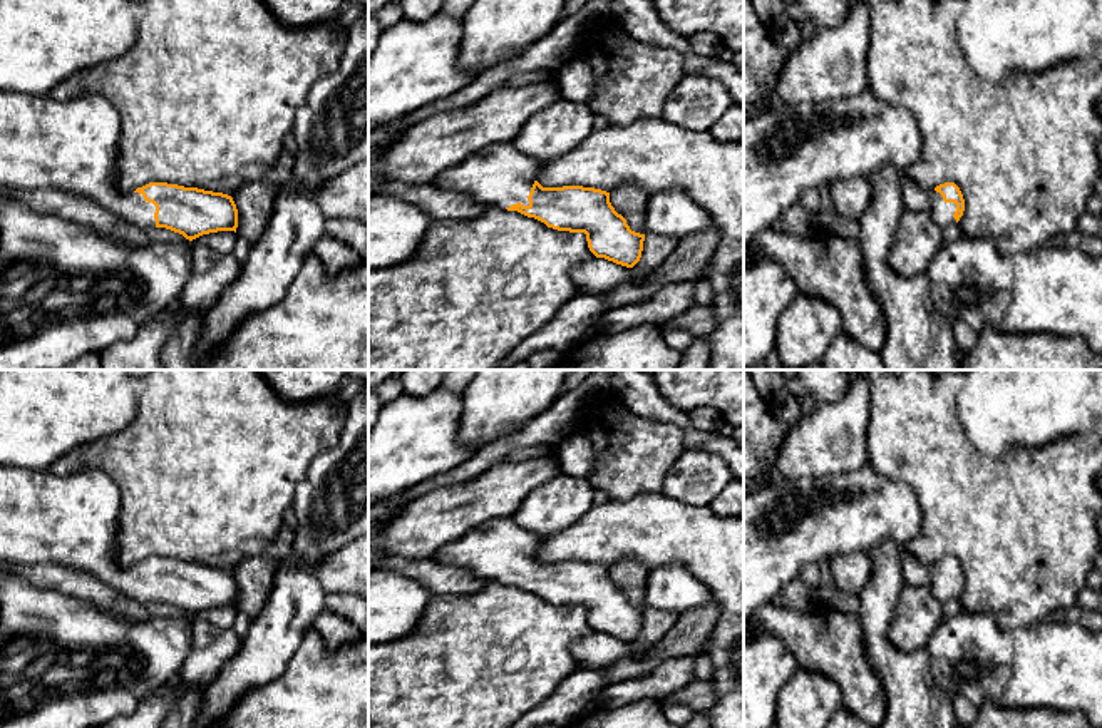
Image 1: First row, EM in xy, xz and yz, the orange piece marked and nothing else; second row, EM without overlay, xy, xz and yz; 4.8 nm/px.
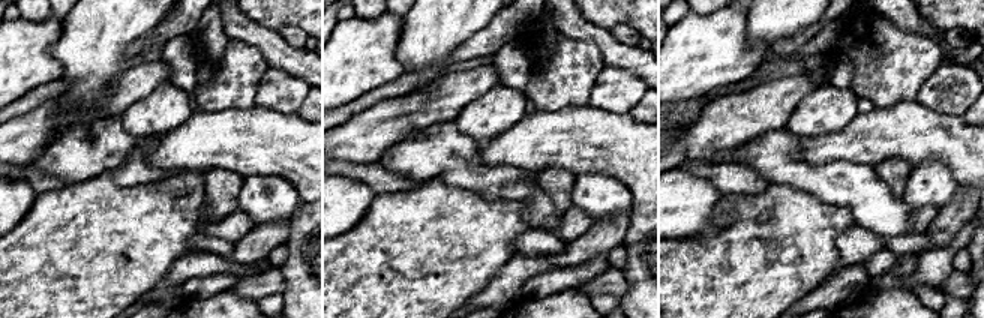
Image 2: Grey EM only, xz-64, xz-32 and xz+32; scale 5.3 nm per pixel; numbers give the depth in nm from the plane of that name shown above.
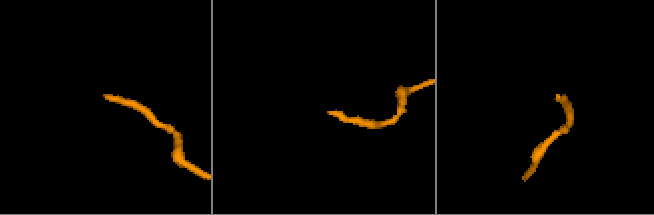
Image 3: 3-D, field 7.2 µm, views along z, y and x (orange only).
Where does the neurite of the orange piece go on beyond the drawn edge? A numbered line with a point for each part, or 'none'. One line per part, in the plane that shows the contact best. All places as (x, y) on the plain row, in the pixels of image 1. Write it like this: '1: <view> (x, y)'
1: xz (501, 551)

